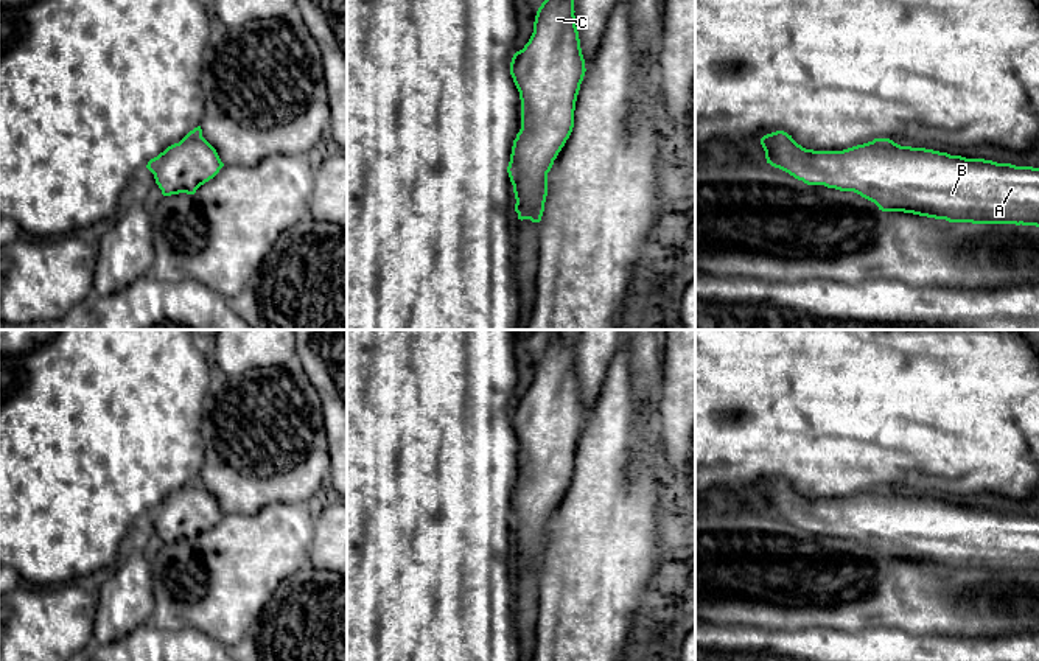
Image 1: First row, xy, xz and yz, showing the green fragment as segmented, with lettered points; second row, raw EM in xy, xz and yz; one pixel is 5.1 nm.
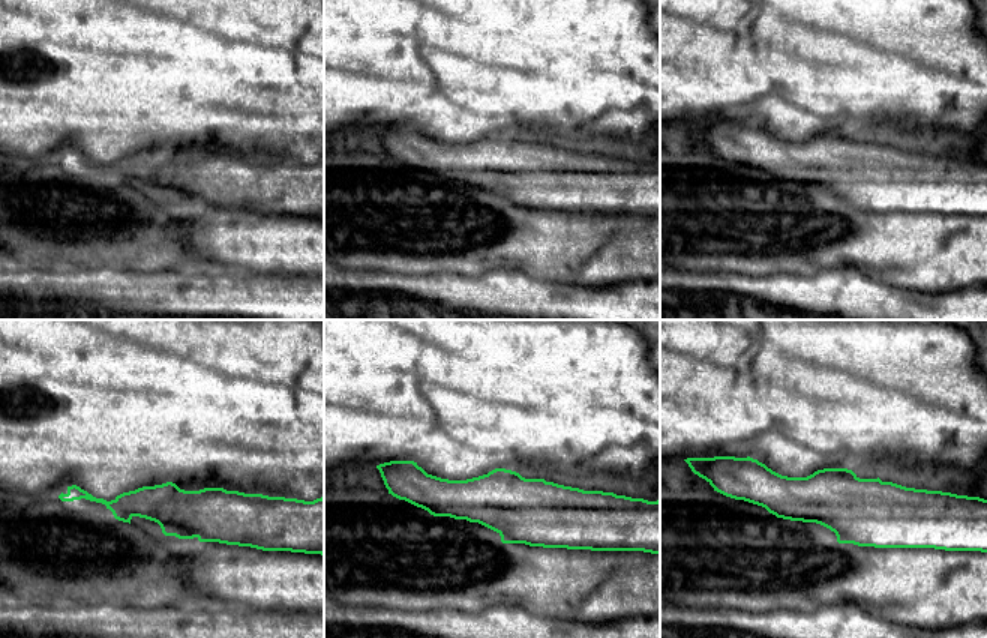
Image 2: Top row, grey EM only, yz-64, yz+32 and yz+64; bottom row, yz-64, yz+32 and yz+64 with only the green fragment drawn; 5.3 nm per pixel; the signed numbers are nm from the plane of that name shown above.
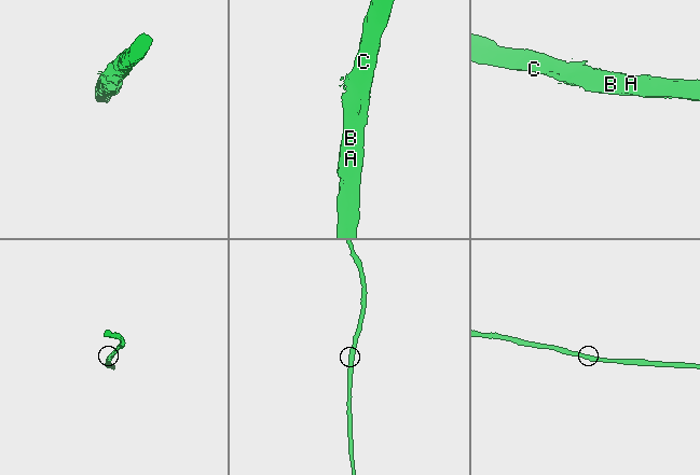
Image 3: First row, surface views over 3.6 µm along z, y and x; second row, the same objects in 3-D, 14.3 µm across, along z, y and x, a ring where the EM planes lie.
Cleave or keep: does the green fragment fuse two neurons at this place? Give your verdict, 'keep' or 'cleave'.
keep

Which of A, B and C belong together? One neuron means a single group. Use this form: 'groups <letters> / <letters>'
groups A B C

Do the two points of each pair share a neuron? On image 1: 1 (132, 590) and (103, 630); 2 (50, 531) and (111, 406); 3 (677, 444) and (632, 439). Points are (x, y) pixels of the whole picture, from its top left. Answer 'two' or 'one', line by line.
1: one
2: one
3: two

